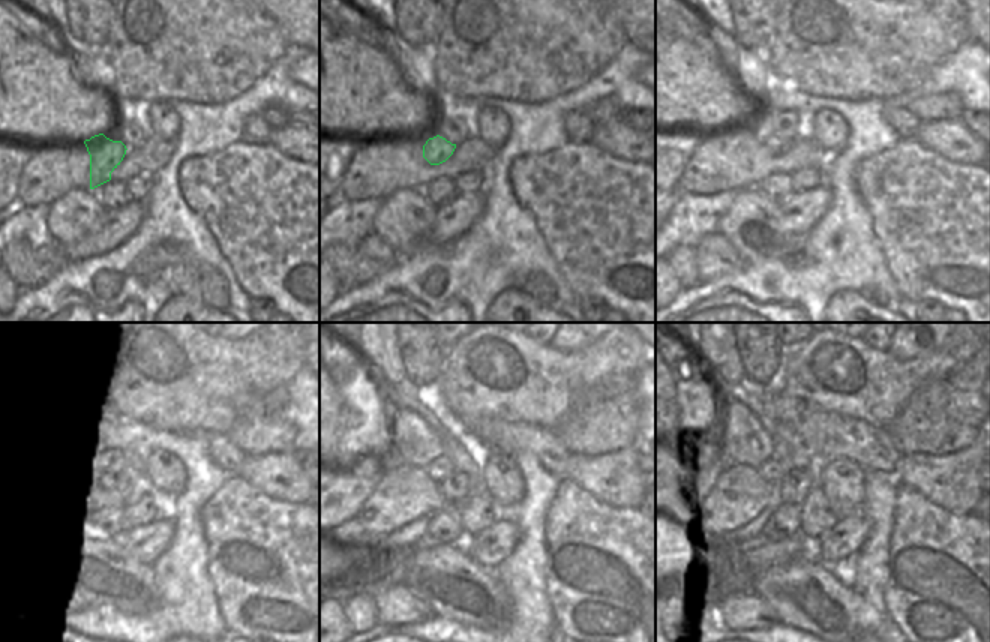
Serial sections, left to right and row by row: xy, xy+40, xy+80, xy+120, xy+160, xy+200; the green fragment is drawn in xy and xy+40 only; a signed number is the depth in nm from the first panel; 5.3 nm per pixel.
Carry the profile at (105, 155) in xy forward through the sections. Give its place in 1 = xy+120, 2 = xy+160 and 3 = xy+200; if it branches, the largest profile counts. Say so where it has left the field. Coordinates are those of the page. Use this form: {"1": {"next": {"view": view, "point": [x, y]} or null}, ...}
{"1": {"next": {"view": "xy+120", "point": [120, 482]}}, "2": {"next": {"view": "xy+160", "point": [456, 488]}}, "3": {"next": {"view": "xy+200", "point": [794, 486]}}}

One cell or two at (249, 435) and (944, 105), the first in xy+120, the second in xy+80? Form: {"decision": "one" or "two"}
{"decision": "one"}

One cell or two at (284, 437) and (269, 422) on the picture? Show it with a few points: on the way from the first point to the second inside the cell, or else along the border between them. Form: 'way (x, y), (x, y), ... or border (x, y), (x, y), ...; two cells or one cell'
way (281, 434), (272, 425); one cell

